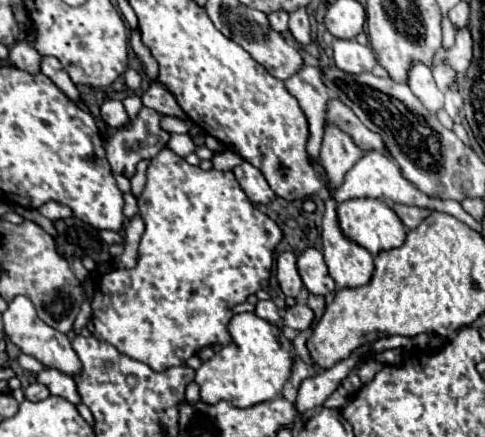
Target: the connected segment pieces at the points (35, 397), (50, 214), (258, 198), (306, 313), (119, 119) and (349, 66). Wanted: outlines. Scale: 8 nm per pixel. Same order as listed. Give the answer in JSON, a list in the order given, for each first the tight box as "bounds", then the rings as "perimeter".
[{"bounds":[24,383,50,401],"perimeter":[[[32,383],[32,385],[24,391],[24,395],[26,395],[26,399],[30,399],[30,401],[42,401],[42,399],[46,399],[46,397],[50,395],[50,391],[48,391],[48,387],[42,385],[42,383]]]},{"bounds":[38,201,74,221],"perimeter":[[[48,201],[48,203],[44,203],[38,211],[40,211],[44,217],[48,217],[50,221],[58,221],[58,219],[74,217],[74,213],[70,211],[70,207],[60,205],[60,203],[56,203],[56,201]]]},{"bounds":[234,161,276,204],"perimeter":[[[248,161],[234,167],[234,175],[236,175],[236,181],[240,183],[240,187],[244,189],[244,193],[248,195],[248,199],[252,203],[268,204],[276,198],[275,193],[264,179],[264,175],[254,165],[250,165]]]},{"bounds":[282,305,314,331],"perimeter":[[[294,305],[294,307],[288,307],[282,315],[282,323],[290,329],[296,329],[296,331],[304,331],[312,325],[312,319],[314,319],[314,313],[308,305]]]},{"bounds":[100,101,130,129],"perimeter":[[[106,101],[100,107],[100,111],[102,111],[102,119],[110,127],[114,127],[114,129],[120,129],[120,127],[128,125],[128,121],[130,121],[128,119],[128,113],[126,113],[126,109],[124,109],[124,105],[120,101]]]},{"bounds":[332,39,376,75],"perimeter":[[[336,39],[332,43],[332,49],[334,49],[334,63],[344,73],[360,75],[360,73],[372,71],[376,65],[374,51],[370,47],[360,45],[356,39],[350,39],[350,41]]]}]

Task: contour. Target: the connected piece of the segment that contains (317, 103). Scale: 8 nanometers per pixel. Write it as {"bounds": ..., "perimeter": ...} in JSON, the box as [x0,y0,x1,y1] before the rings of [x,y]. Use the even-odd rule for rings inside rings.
{"bounds":[284,65,330,157],"perimeter":[[[306,65],[306,67],[302,67],[302,71],[298,71],[294,77],[290,77],[284,85],[298,99],[302,111],[308,117],[308,123],[310,123],[308,153],[310,153],[310,157],[318,157],[322,131],[324,131],[326,101],[330,99],[330,93],[326,91],[326,85],[322,79],[322,69]]]}

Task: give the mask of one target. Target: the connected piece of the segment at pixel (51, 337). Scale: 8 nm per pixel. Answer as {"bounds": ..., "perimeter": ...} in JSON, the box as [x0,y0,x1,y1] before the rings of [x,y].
{"bounds":[4,297,82,375],"perimeter":[[[16,297],[12,303],[8,303],[8,309],[4,311],[4,331],[8,339],[22,349],[22,353],[36,357],[44,367],[54,367],[68,375],[76,375],[82,369],[80,359],[70,345],[70,339],[64,333],[42,323],[34,311],[34,305],[26,297]]]}

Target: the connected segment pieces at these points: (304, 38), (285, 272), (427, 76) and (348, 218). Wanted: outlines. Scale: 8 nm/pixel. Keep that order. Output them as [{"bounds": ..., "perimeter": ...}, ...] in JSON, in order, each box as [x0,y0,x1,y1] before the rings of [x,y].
[{"bounds":[290,7,310,45],"perimeter":[[[298,7],[298,11],[290,13],[290,31],[294,35],[294,39],[302,45],[310,43],[310,23],[308,23],[308,15],[304,7]]]},{"bounds":[276,251,302,297],"perimeter":[[[290,251],[280,253],[280,257],[276,261],[276,277],[278,277],[280,289],[284,291],[284,295],[296,297],[300,293],[302,279],[300,279],[298,269],[296,269],[296,257],[294,257],[294,253],[290,253]]]},{"bounds":[408,63,444,113],"perimeter":[[[414,63],[414,67],[410,67],[410,71],[408,71],[408,85],[410,85],[412,93],[432,113],[436,113],[438,109],[444,107],[444,95],[436,87],[436,81],[432,77],[432,69],[426,67],[424,63]]]},{"bounds":[338,197,406,255],"perimeter":[[[366,197],[366,199],[348,199],[348,201],[340,203],[338,205],[338,225],[350,241],[362,245],[372,255],[390,251],[394,247],[402,247],[402,243],[406,241],[404,225],[400,223],[396,213],[382,199]]]}]

